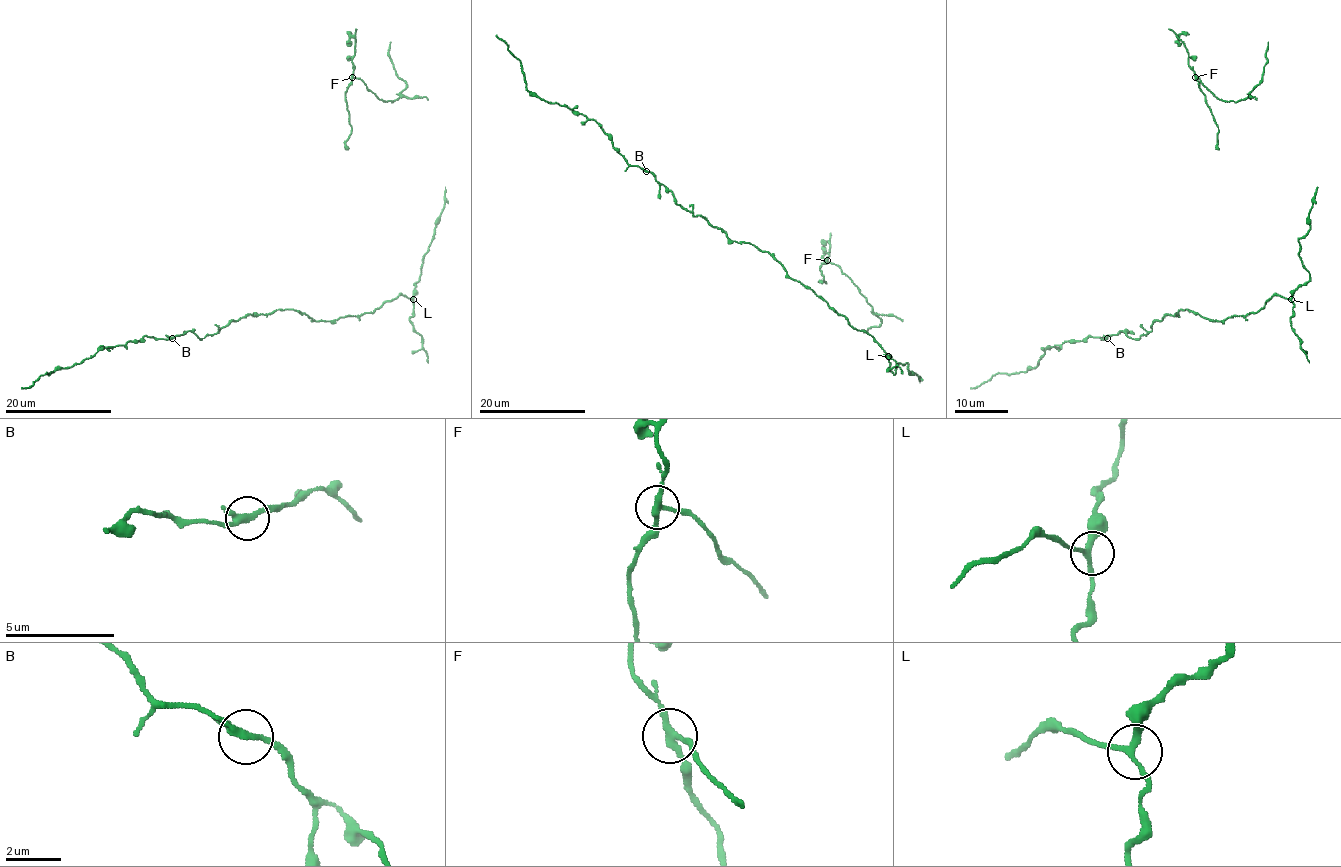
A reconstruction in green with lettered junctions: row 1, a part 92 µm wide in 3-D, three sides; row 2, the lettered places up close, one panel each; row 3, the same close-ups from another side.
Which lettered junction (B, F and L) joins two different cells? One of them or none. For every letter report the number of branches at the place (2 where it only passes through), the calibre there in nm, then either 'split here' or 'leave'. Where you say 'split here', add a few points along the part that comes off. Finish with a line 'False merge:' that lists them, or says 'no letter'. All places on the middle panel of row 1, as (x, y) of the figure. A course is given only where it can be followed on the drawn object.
B: 3 | 220 nm | leave
F: 3 | 220 nm | split here | (827, 260), (820, 267), (826, 283), (823, 283)
L: 3 | 220 nm | leave
False merge: F

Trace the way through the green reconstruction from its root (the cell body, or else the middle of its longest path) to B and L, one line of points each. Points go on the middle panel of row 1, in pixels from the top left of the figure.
B: (840, 313), (791, 279), (766, 251), (731, 240), (699, 215), (685, 210), (646, 171)
L: (840, 313), (851, 325), (865, 331), (888, 356)

